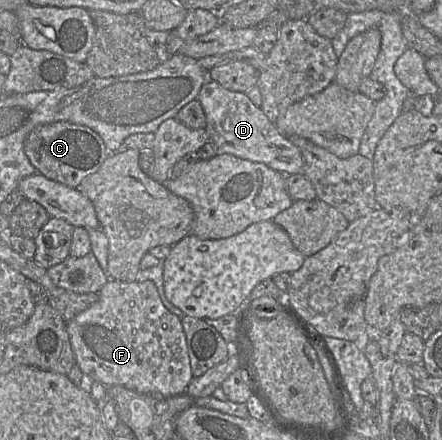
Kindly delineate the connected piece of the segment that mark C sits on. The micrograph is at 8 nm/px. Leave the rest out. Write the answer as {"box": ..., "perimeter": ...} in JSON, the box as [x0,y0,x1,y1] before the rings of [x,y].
{"box":[24,121,106,188],"perimeter":[[[69,121],[35,128],[24,142],[24,151],[37,173],[73,188],[95,173],[106,159],[106,146],[101,137],[89,127]]]}

